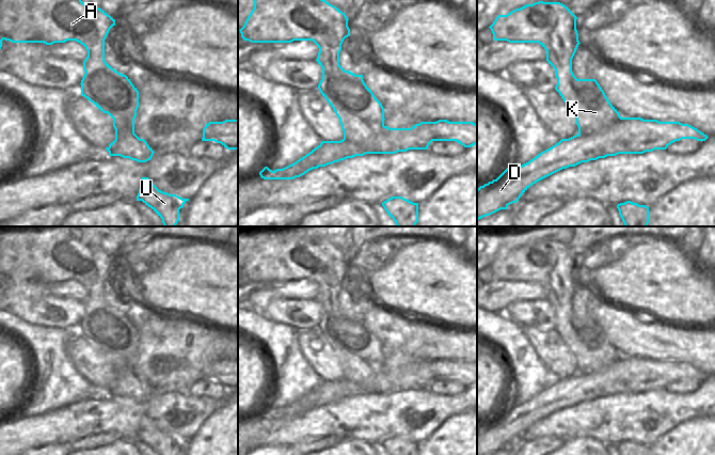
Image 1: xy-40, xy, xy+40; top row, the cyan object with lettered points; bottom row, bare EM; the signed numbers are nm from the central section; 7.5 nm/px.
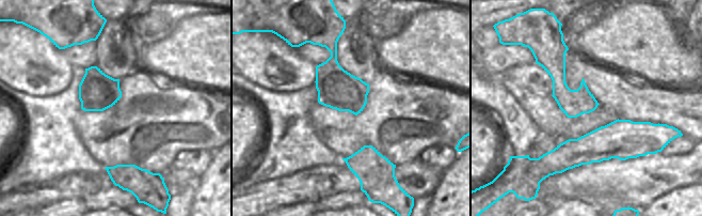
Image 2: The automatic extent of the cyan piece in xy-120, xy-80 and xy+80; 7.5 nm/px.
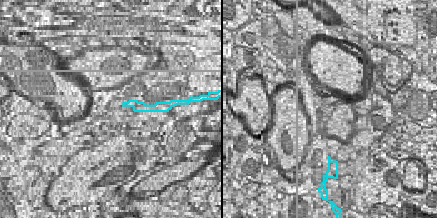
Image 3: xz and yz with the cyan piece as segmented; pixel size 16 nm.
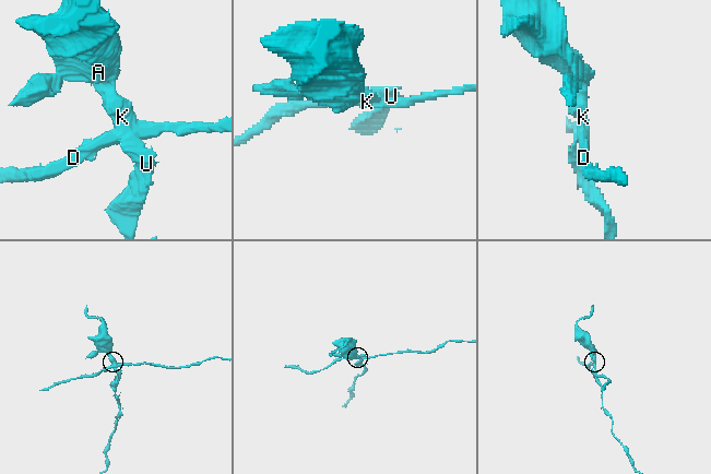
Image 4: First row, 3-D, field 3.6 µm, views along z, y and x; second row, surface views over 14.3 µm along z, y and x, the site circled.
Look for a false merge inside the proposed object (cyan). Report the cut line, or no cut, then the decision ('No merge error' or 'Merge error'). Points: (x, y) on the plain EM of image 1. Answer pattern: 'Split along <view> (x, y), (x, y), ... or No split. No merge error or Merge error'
Split along xy (383, 364), (369, 383), (358, 383), (344, 378). Merge error

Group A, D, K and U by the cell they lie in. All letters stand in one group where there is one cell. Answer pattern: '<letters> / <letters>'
A K U / D

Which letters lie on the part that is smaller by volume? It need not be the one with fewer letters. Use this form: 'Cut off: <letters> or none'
Cut off: D

